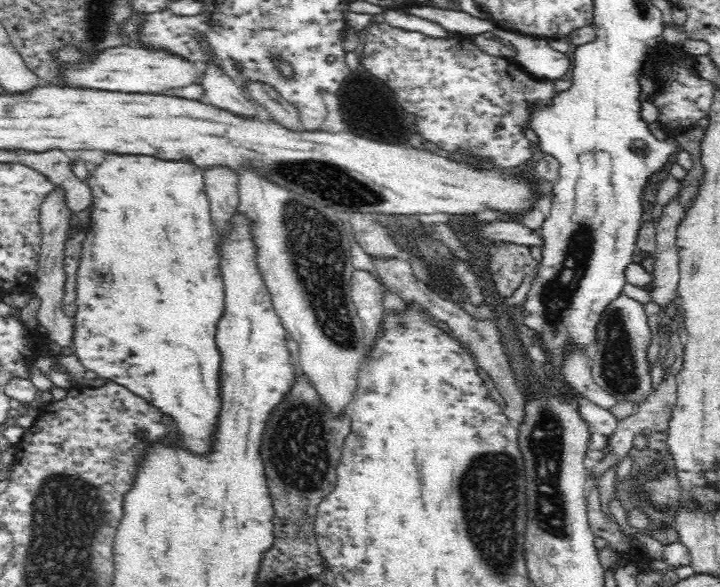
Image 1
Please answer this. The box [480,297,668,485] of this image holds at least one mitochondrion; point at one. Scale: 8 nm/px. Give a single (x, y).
(618, 368)

